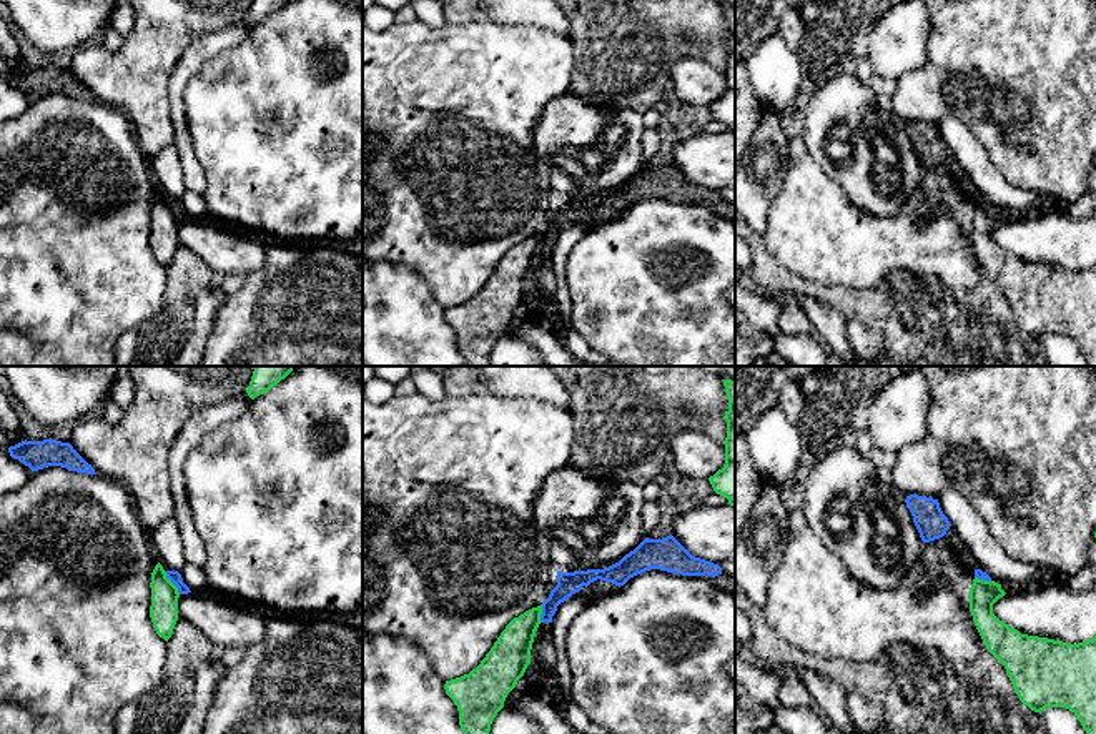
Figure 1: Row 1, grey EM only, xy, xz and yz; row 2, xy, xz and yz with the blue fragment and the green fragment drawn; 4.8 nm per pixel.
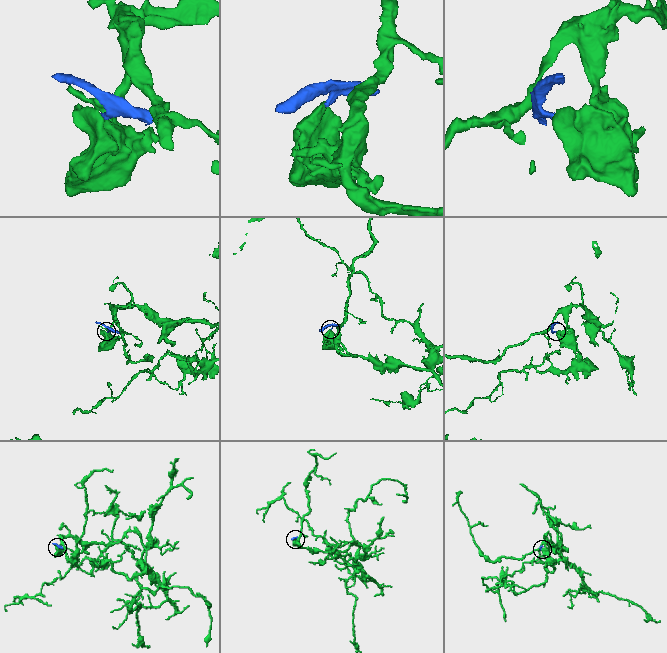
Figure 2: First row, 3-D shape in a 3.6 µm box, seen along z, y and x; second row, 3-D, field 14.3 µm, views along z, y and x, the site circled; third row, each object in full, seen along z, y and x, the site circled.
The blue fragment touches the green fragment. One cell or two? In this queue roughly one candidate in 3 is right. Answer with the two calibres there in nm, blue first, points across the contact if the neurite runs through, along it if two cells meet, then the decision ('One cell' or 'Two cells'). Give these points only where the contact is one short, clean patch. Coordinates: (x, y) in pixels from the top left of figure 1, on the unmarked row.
Thickness 60 nm (blue) against 140 nm. Boundary: xy (163, 198), (180, 220). Two cells

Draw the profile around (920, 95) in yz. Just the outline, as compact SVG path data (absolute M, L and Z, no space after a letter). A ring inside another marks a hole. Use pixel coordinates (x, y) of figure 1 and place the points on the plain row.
M930 62L903 73L896 80L886 112L895 113L905 123L940 126L946 117L955 117L945 92L946 78L948 75Z

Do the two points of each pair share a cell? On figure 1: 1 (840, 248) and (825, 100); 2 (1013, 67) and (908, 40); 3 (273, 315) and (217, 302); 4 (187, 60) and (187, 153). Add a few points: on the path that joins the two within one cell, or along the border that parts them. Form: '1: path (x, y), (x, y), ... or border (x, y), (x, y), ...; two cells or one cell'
1: border (807, 150), (859, 208); two cells
2: border (930, 17), (927, 60); two cells
3: border (227, 297), (208, 340); two cells
4: path (178, 84), (180, 130); one cell

